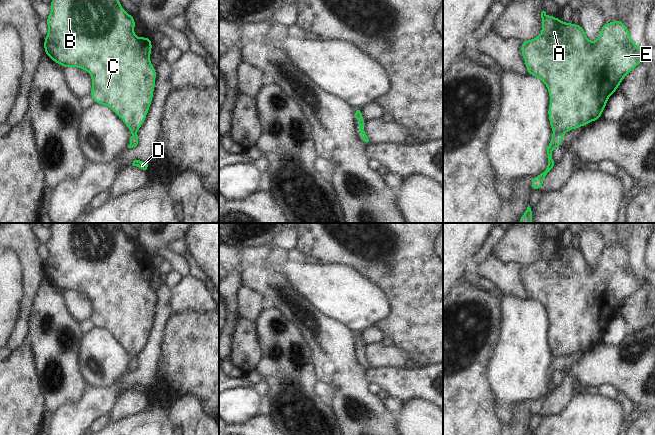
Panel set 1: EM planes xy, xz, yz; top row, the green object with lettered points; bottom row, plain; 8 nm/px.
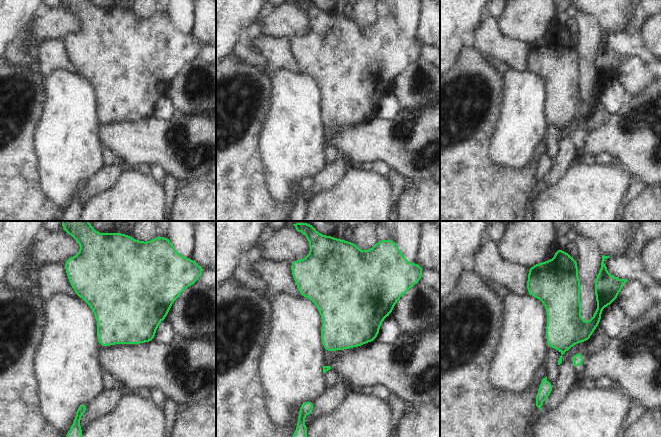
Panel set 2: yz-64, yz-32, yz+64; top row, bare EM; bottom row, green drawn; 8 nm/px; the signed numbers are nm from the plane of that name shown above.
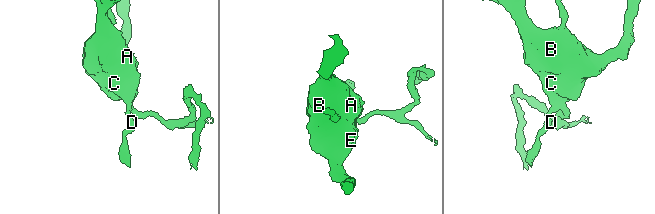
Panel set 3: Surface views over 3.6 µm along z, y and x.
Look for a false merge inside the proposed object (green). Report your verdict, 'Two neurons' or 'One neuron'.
Two neurons.

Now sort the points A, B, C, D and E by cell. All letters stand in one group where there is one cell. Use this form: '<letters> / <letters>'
A B C E / D

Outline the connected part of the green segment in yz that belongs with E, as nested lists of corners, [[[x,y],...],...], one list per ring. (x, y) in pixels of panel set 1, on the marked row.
[[[541,12],[542,33],[534,39],[521,41],[521,54],[524,59],[527,73],[544,82],[550,96],[548,118],[550,128],[554,133],[570,131],[588,125],[591,121],[598,121],[606,107],[607,100],[612,96],[624,77],[644,60],[645,50],[641,49],[630,39],[630,31],[620,21],[605,23],[595,42],[588,40],[581,24],[564,23],[553,15],[547,16]]]

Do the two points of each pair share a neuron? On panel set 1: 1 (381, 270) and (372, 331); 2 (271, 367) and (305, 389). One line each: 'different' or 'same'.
1: different
2: same

